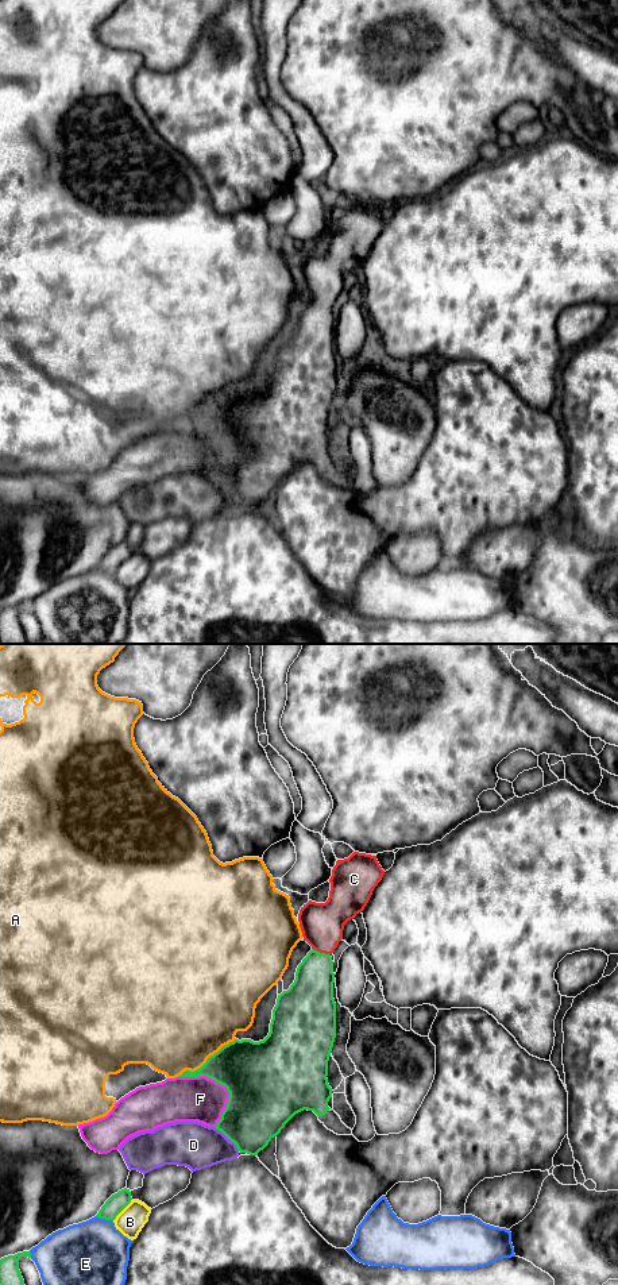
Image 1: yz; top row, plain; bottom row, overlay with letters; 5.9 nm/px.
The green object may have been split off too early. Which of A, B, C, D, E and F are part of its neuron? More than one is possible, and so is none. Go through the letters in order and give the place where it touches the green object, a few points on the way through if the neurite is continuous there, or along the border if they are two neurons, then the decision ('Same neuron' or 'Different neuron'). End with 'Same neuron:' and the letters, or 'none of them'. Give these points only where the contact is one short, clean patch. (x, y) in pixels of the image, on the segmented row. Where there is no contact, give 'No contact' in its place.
A: Touches green at yz (207, 1061). Different neuron
B: Touches green at yz (123, 1208). Different neuron
C: Touches green at yz (321, 953). Path across: yz (312, 992), (321, 953), (321, 923). Same neuron
D: Touches green at yz (228, 1138). Different neuron
E: Touches green at yz (104, 1218). Different neuron
F: Touches green at yz (221, 1084). Different neuron
Same neuron: C

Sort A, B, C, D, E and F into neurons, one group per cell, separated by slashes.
A / B / C / D / E / F

